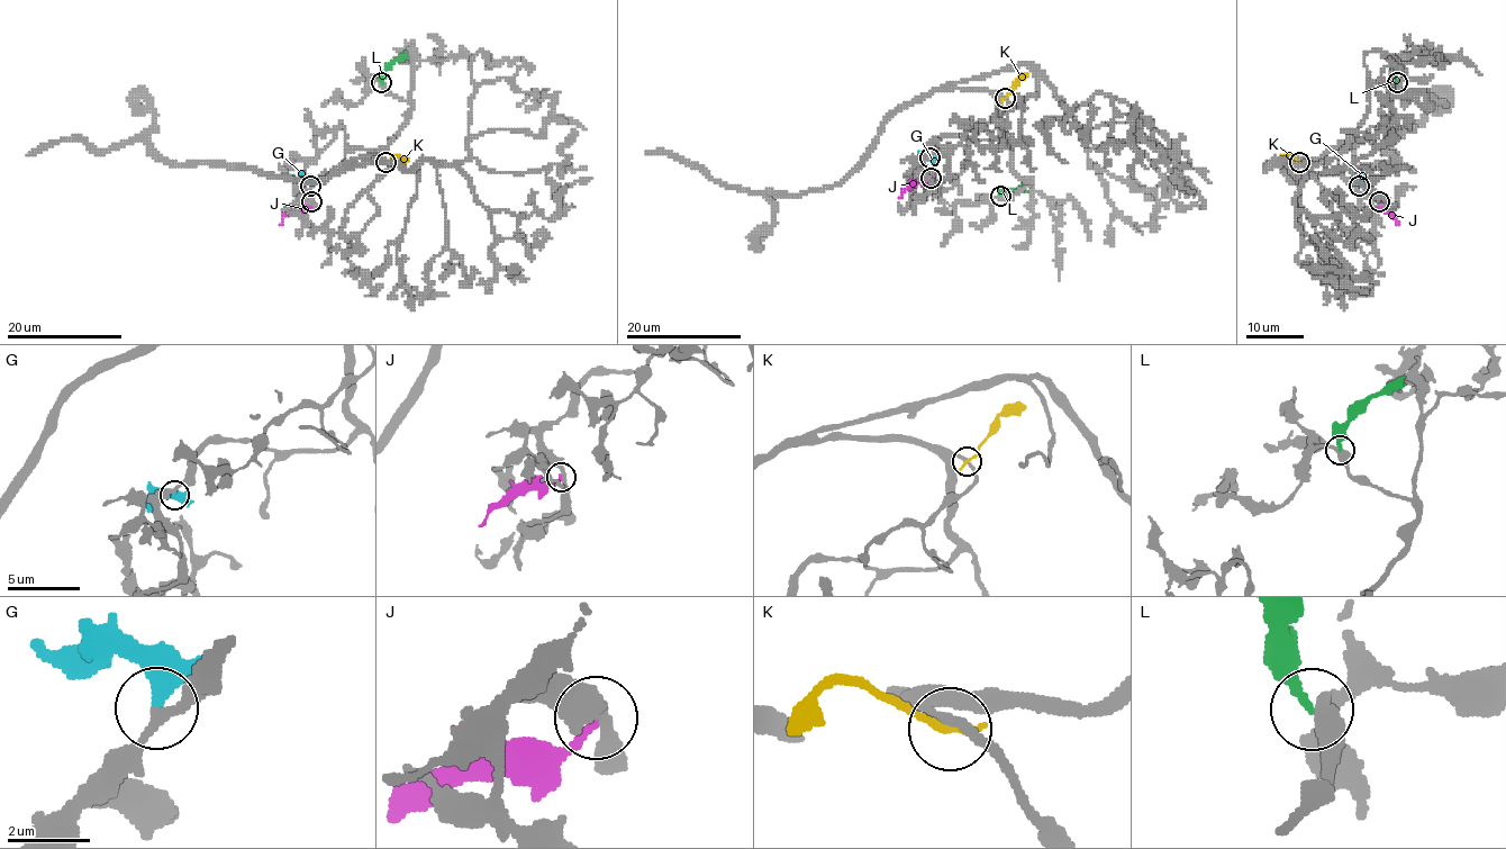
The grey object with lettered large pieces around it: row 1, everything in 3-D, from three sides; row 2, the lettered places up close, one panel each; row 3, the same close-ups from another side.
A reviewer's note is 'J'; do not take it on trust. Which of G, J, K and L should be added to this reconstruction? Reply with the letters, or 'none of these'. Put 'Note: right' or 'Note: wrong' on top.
Note: wrong
G

